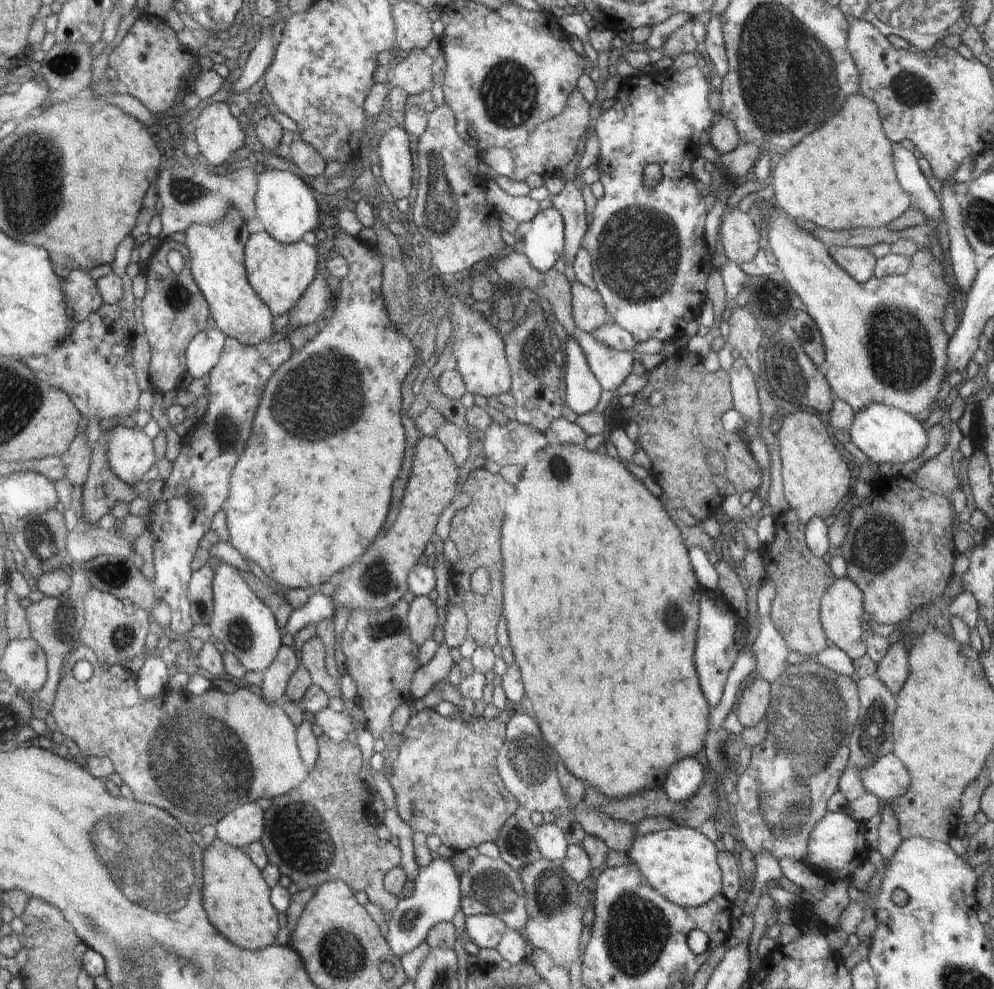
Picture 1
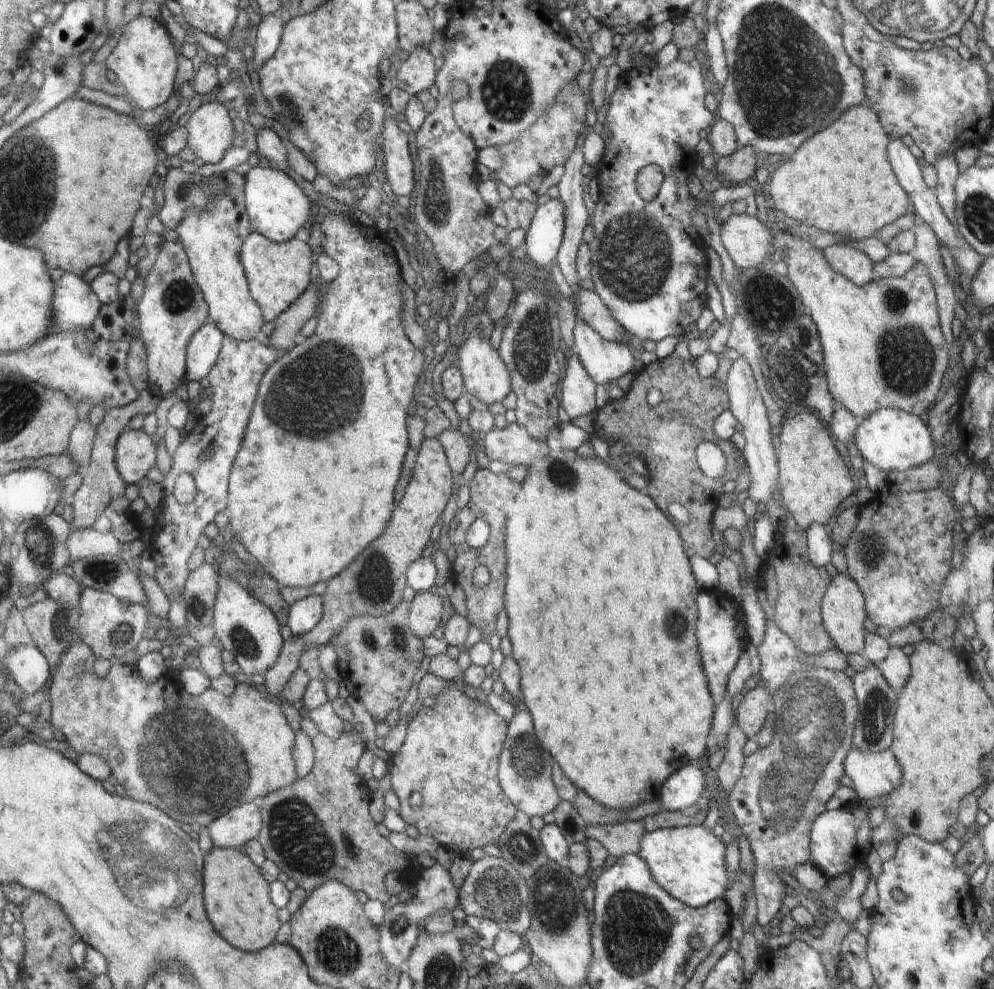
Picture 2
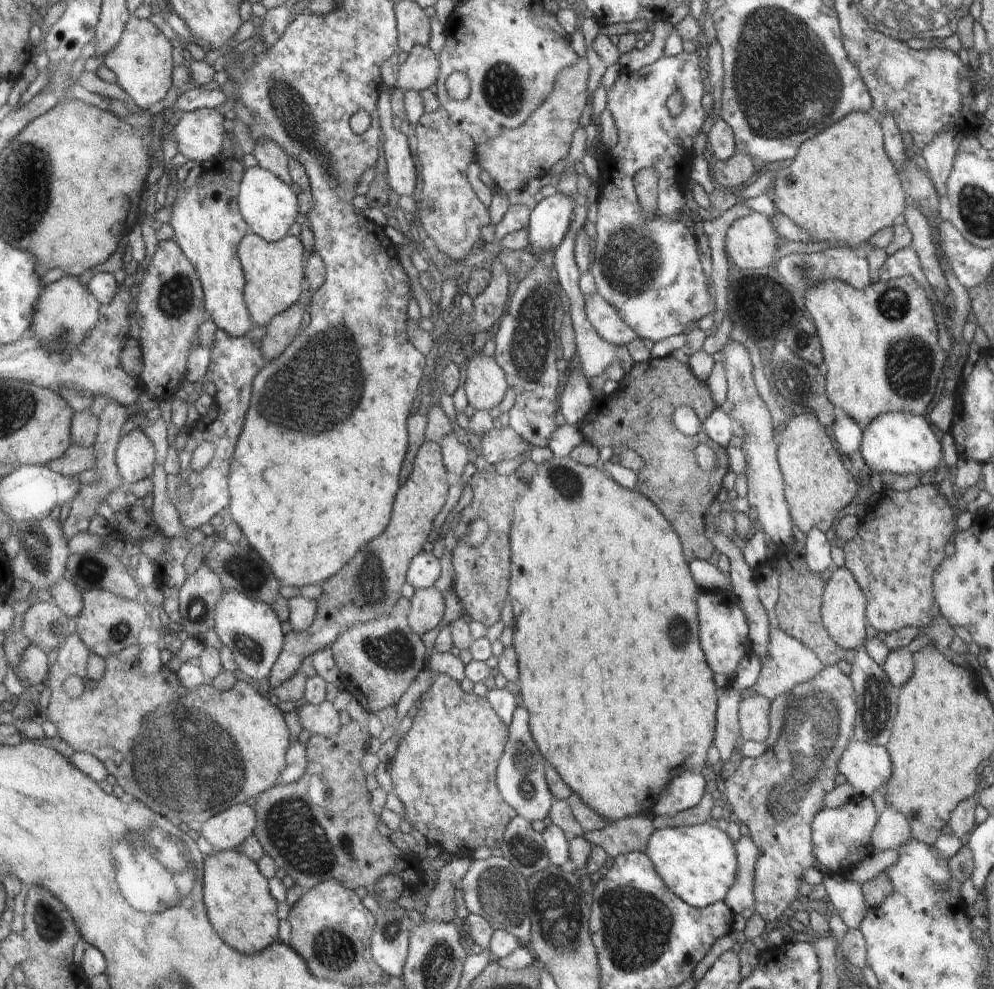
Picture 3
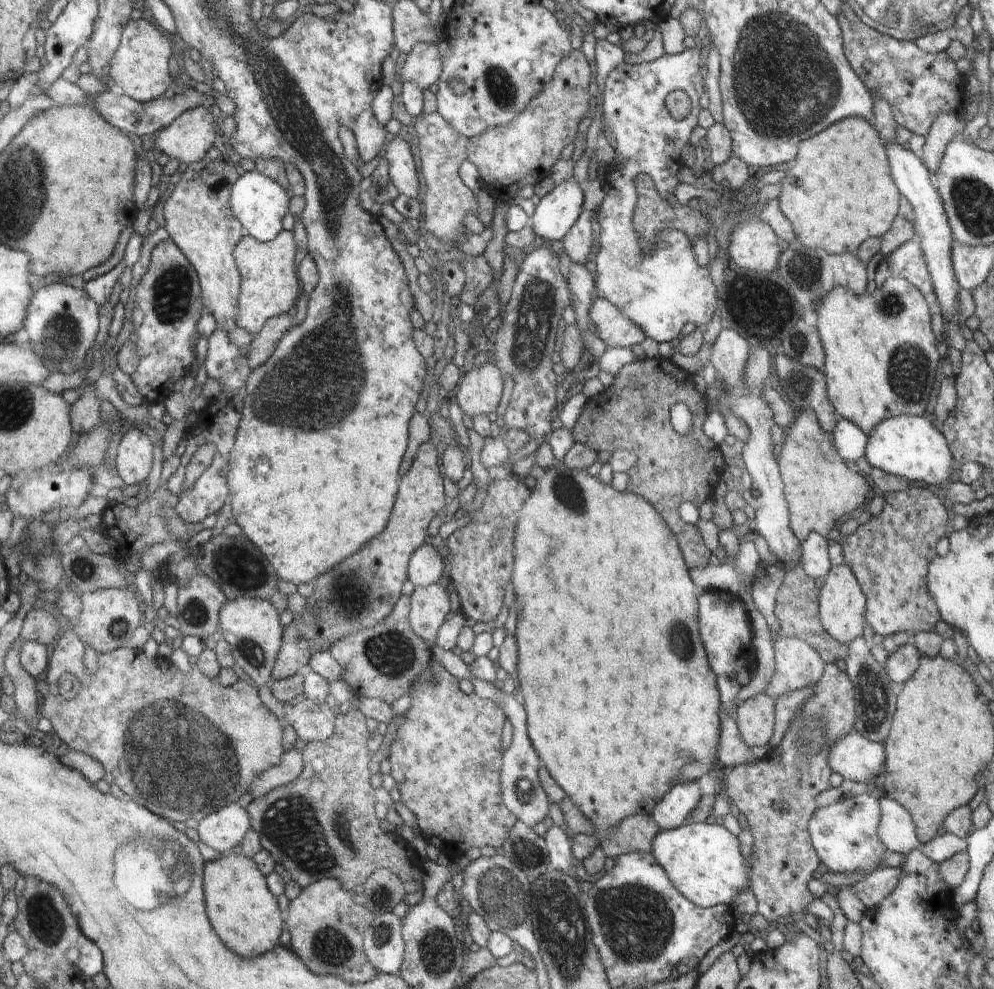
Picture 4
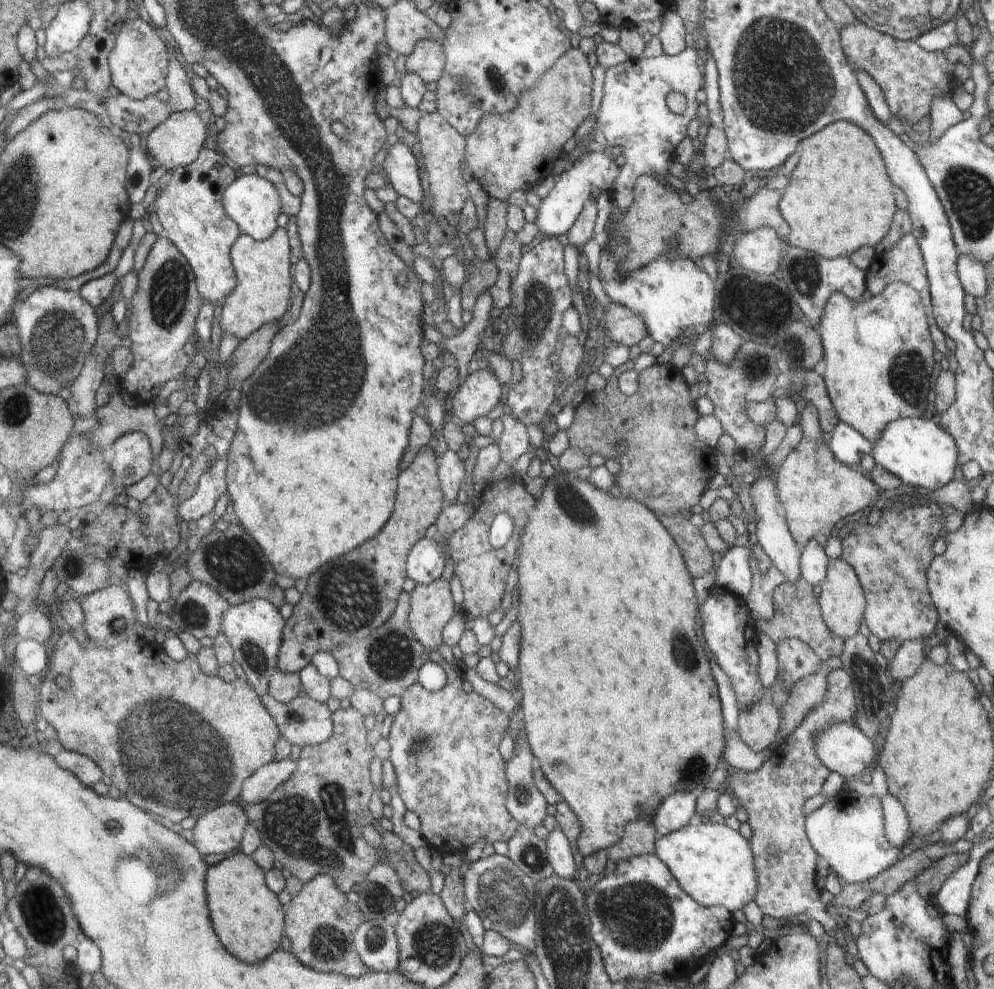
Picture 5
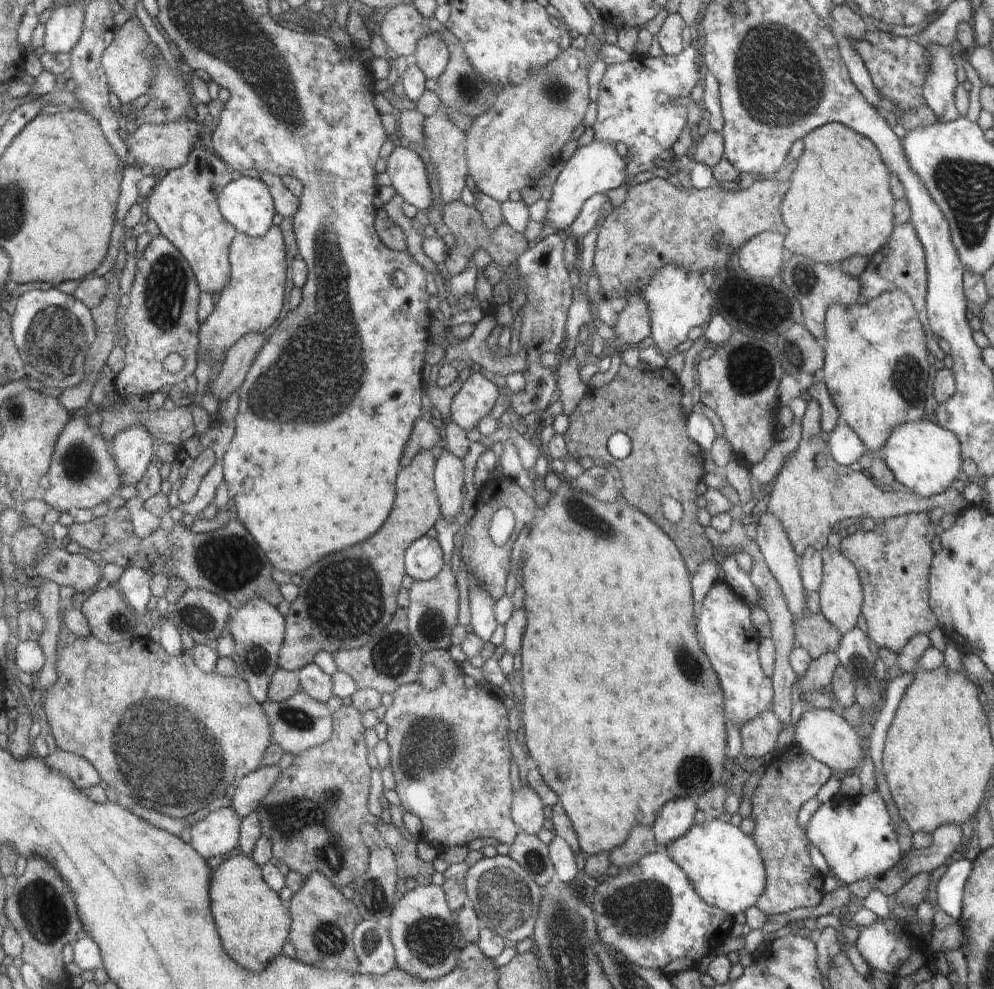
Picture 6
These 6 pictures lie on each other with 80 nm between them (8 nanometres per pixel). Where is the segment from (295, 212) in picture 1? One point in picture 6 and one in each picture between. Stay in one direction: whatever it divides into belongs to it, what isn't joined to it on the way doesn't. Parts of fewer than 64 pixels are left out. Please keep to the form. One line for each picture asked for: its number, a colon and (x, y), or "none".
2: (276, 205)
3: (269, 206)
4: (260, 203)
5: (253, 202)
6: (246, 202)

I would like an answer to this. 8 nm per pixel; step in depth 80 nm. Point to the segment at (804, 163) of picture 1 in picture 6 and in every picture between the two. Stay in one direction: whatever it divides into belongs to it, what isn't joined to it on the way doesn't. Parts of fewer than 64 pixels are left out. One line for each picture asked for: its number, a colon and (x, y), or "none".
2: (842, 181)
3: (844, 187)
4: (840, 191)
5: (840, 197)
6: (839, 203)

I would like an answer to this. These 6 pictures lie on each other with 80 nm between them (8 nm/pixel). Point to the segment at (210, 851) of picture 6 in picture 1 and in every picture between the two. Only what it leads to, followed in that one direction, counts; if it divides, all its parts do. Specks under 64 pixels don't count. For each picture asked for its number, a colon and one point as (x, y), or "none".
1: (243, 826)
2: (241, 824)
3: (228, 830)
4: (223, 831)
5: (219, 831)

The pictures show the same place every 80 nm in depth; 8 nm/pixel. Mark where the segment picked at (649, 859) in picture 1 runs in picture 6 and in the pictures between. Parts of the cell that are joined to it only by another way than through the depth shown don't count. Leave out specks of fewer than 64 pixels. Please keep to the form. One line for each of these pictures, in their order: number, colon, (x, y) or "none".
2: (690, 862)
3: (697, 862)
4: (706, 863)
5: (713, 863)
6: (722, 862)

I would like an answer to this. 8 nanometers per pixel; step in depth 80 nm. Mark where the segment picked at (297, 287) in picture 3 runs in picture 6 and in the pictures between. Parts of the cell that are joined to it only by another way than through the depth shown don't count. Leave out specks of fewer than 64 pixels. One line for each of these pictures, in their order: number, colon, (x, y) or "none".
4: (269, 285)
5: (262, 295)
6: (252, 301)

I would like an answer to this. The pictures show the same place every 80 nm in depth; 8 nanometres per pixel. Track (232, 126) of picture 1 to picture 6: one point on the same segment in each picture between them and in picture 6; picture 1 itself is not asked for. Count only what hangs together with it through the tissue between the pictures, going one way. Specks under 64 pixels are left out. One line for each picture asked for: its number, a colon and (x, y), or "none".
2: (210, 132)
3: (198, 133)
4: (188, 137)
5: (177, 141)
6: (168, 145)

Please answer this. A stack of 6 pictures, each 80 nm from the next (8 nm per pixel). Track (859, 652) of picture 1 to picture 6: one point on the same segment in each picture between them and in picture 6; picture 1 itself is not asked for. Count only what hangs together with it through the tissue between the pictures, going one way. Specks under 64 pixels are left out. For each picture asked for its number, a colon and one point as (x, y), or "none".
2: (842, 609)
3: (843, 610)
4: (842, 603)
5: (841, 599)
6: (840, 594)

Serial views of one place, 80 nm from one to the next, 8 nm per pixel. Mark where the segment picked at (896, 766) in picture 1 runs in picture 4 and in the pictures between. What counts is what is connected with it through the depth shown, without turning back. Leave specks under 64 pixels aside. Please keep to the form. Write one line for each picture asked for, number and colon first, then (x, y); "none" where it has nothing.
2: (874, 774)
3: (867, 767)
4: (855, 757)

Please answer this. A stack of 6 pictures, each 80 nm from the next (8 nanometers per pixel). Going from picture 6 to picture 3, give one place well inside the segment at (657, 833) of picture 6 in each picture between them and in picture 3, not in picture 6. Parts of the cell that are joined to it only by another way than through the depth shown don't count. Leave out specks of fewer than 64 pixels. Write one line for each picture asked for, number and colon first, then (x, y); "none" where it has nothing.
3: (686, 791)
4: (670, 813)
5: (680, 807)

